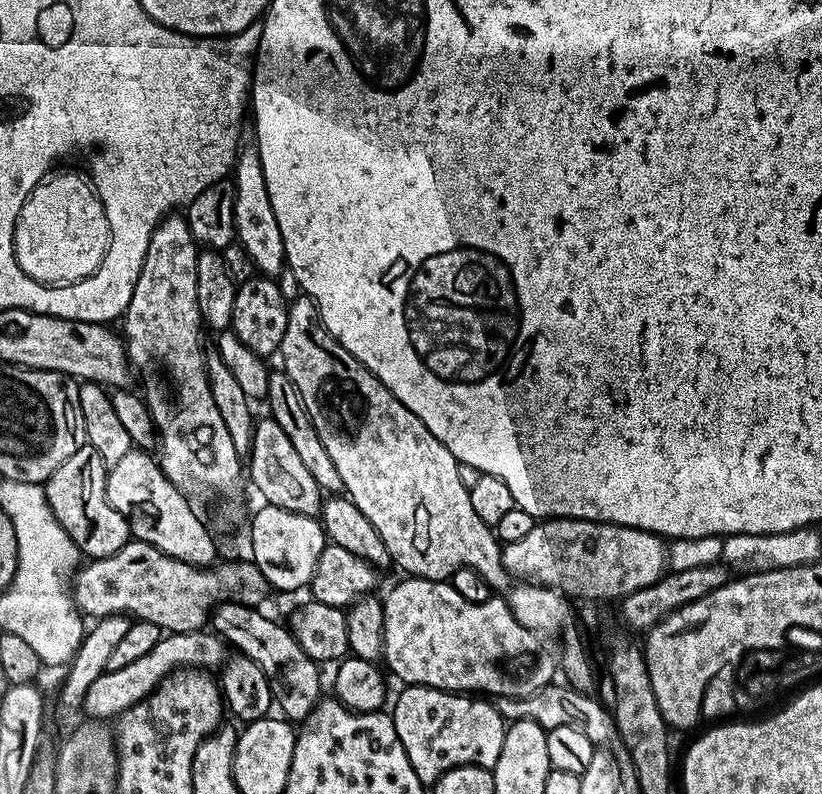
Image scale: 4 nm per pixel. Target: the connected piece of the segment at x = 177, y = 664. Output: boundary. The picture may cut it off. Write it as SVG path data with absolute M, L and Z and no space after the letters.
M211 630L161 635L158 646L154 646L150 654L137 658L135 662L130 662L130 666L122 666L122 670L107 670L91 683L89 690L86 691L83 715L101 722L111 721L130 706L147 700L150 693L160 684L163 676L176 668L216 670L223 665L225 659L226 645Z

